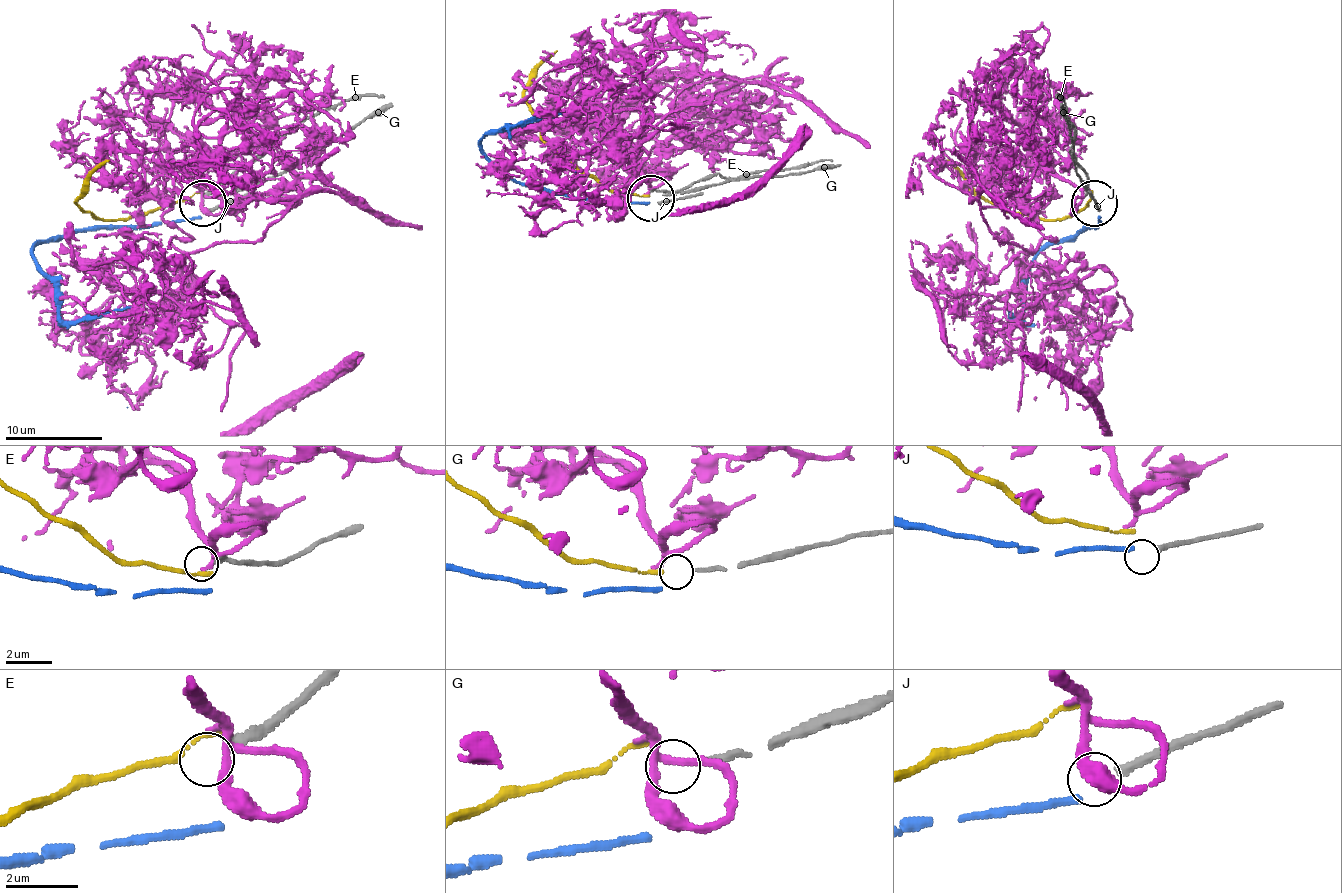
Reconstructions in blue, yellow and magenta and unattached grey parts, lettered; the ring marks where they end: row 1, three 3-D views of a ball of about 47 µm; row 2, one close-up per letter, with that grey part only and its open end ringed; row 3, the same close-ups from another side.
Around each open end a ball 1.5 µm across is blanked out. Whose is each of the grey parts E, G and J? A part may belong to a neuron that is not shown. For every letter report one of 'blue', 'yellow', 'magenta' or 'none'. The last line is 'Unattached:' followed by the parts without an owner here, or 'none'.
E: none
G: none
J: none
Unattached: E, G, J

